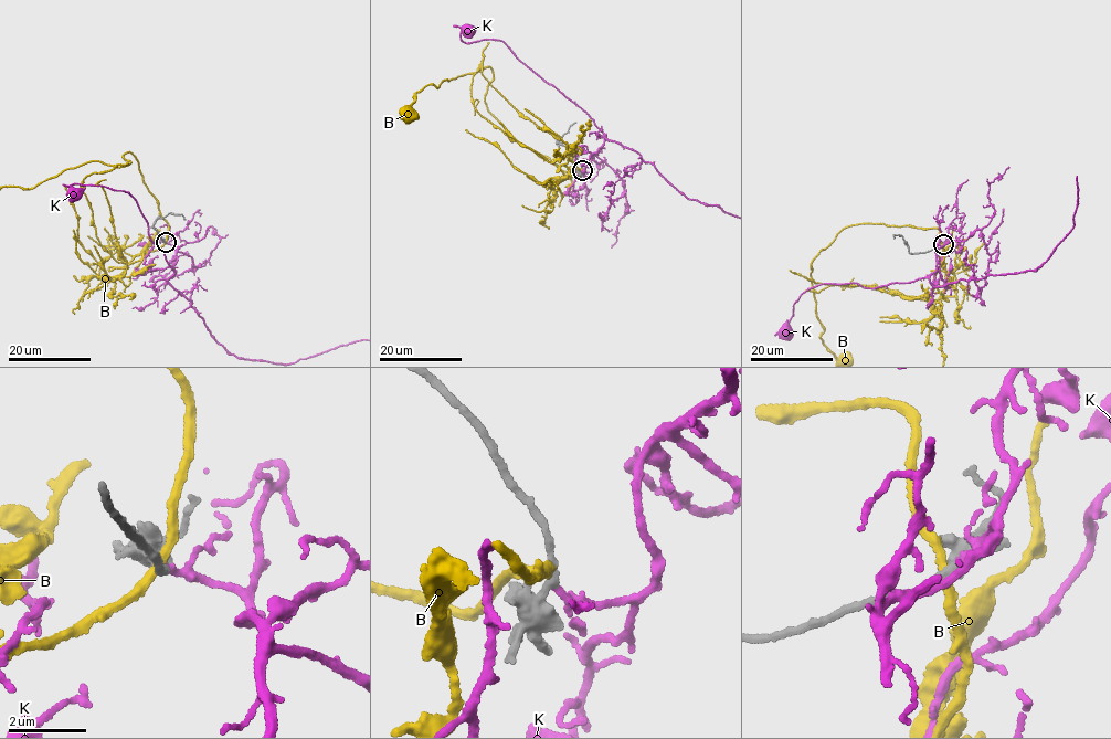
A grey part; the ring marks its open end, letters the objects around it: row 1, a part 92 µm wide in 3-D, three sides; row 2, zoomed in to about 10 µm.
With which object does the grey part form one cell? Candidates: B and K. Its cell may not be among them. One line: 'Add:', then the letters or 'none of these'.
Add: K

